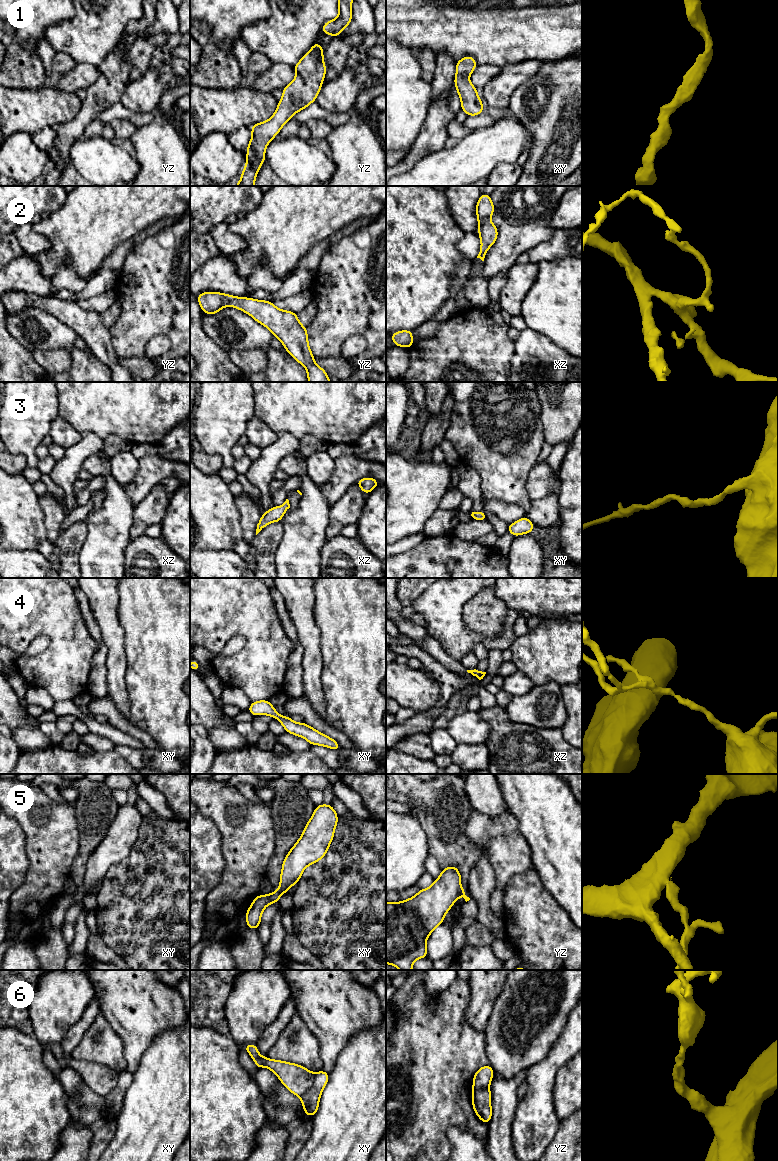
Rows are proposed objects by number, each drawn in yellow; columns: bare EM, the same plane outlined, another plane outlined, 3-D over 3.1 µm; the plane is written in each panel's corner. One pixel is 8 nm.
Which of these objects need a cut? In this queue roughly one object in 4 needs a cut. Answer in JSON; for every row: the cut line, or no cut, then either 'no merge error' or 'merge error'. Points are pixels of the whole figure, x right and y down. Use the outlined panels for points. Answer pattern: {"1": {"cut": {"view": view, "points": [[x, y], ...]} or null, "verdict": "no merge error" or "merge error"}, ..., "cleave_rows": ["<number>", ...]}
{"1": {"cut": null, "verdict": "no merge error"}, "2": {"cut": null, "verdict": "no merge error"}, "3": {"cut": null, "verdict": "no merge error"}, "4": {"cut": null, "verdict": "no merge error"}, "5": {"cut": {"view": "yz", "points": [[461, 888], [459, 895]]}, "verdict": "merge error"}, "6": {"cut": {"view": "xy", "points": [[315, 1074], [313, 1085], [301, 1097]]}, "verdict": "merge error"}, "cleave_rows": ["5", "6"]}

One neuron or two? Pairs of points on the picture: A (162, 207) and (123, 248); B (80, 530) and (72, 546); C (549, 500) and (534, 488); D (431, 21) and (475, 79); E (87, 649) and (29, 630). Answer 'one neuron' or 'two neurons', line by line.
A: two neurons
B: one neuron
C: two neurons
D: two neurons
E: one neuron

